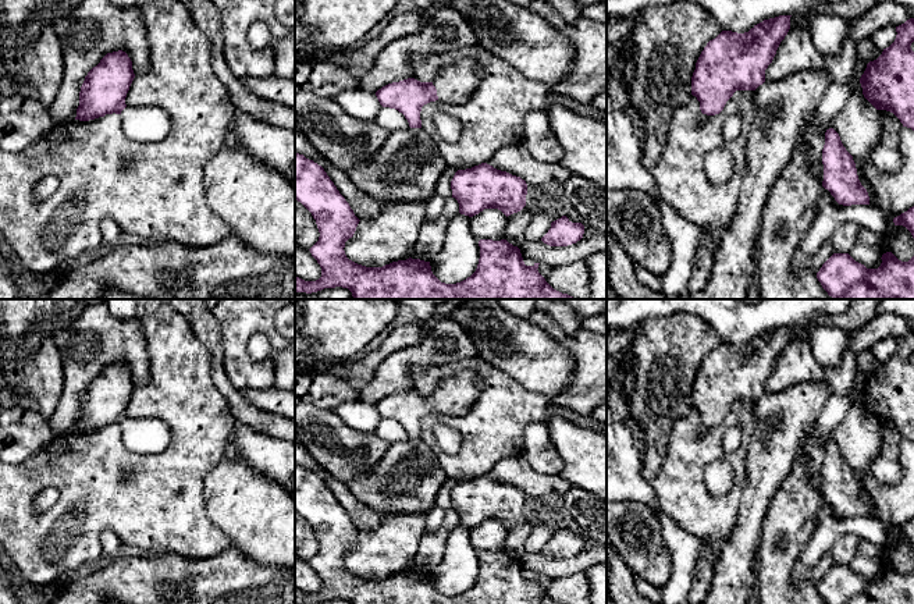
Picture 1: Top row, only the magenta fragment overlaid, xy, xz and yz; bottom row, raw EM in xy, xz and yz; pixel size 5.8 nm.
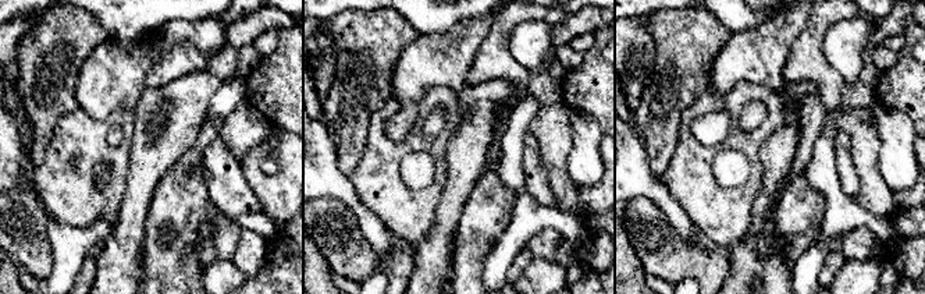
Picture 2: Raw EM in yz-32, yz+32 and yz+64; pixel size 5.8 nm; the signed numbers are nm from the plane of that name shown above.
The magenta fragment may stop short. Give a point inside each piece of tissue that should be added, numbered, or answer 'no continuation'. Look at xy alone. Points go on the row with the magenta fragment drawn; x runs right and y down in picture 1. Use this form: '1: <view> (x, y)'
1: xy (139, 123)

